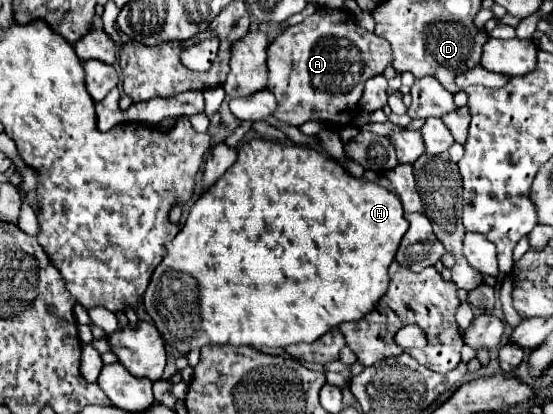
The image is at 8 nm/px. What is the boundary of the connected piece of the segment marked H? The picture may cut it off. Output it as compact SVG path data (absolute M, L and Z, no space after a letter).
M251 139L239 149L239 157L235 165L229 167L225 175L195 201L177 237L169 241L169 245L165 245L167 255L151 275L151 281L143 295L143 307L147 315L153 319L159 335L177 355L187 355L191 349L201 349L205 345L235 345L235 347L251 345L255 349L259 347L283 349L291 343L301 343L301 341L313 343L321 335L325 335L329 329L345 321L359 321L361 317L365 317L365 313L373 311L379 299L387 293L387 287L389 287L387 269L391 261L395 259L397 245L401 243L401 237L405 235L407 227L409 227L409 221L403 217L401 201L387 187L381 187L371 181L361 181L349 175L339 163L327 159L323 153L315 149L299 147L291 143L287 145L287 143L275 143L265 139Z

